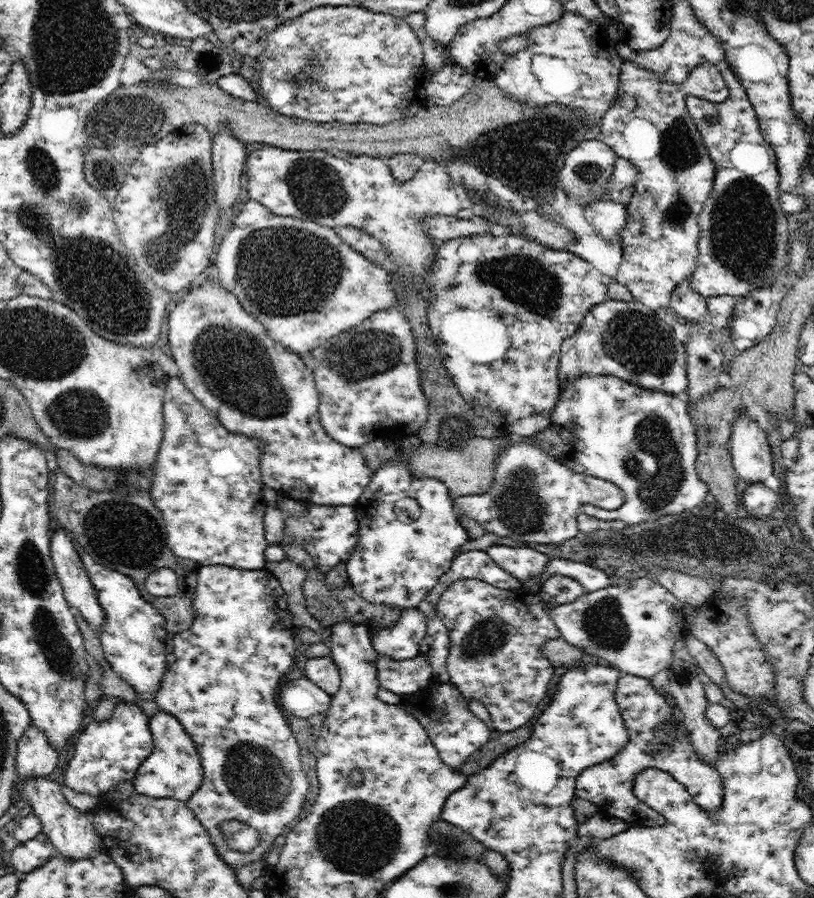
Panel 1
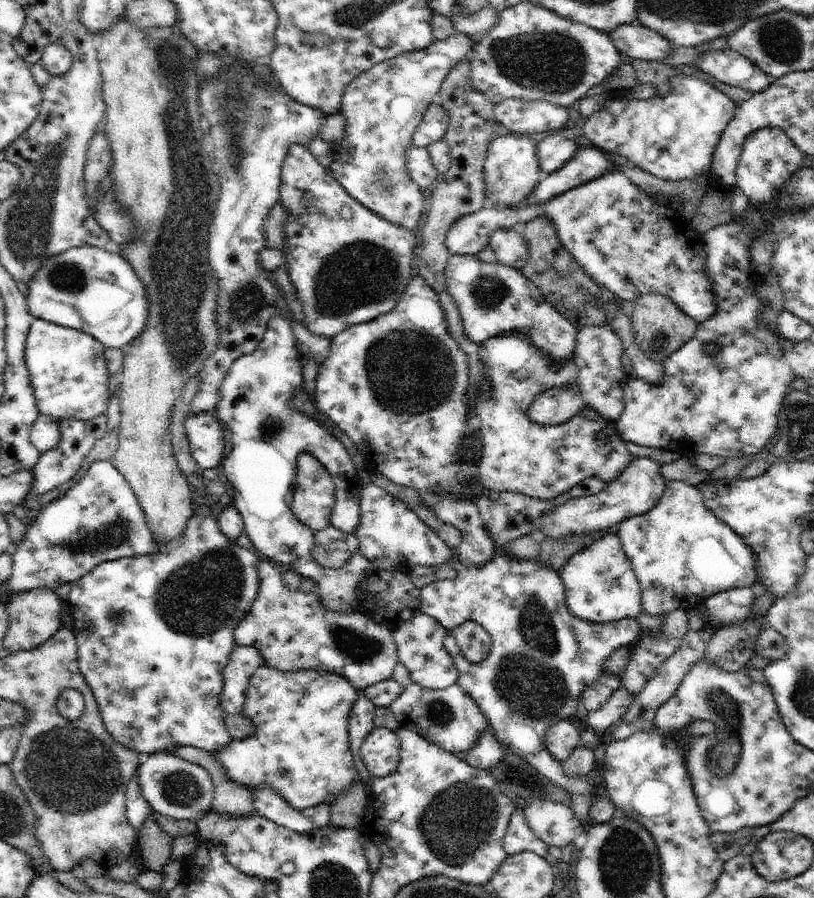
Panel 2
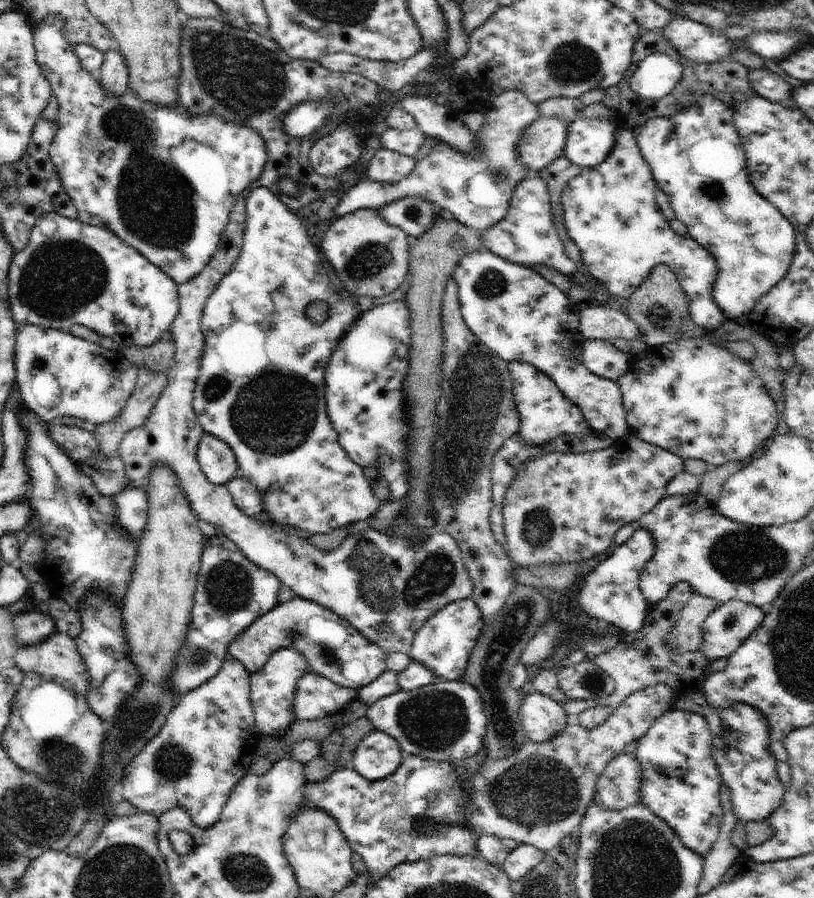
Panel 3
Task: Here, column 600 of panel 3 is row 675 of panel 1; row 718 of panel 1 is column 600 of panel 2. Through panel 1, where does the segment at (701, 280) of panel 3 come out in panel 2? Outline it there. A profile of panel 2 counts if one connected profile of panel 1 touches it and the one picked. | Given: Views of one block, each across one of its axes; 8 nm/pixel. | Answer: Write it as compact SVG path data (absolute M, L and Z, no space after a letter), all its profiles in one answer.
M613 169L611 174L608 173L595 181L574 187L541 205L522 204L504 210L484 207L477 213L458 219L451 226L445 243L451 256L477 256L482 249L489 246L490 237L498 229L521 230L530 221L540 217L547 217L553 222L561 243L578 261L582 270L594 282L613 292L620 302L623 300L635 302L645 294L658 293L668 297L684 314L698 324L706 322L716 312L717 305L715 295L711 292L711 280L705 272L707 252L703 235L692 226L691 219L683 212L656 203L652 196L640 190L618 170Z

